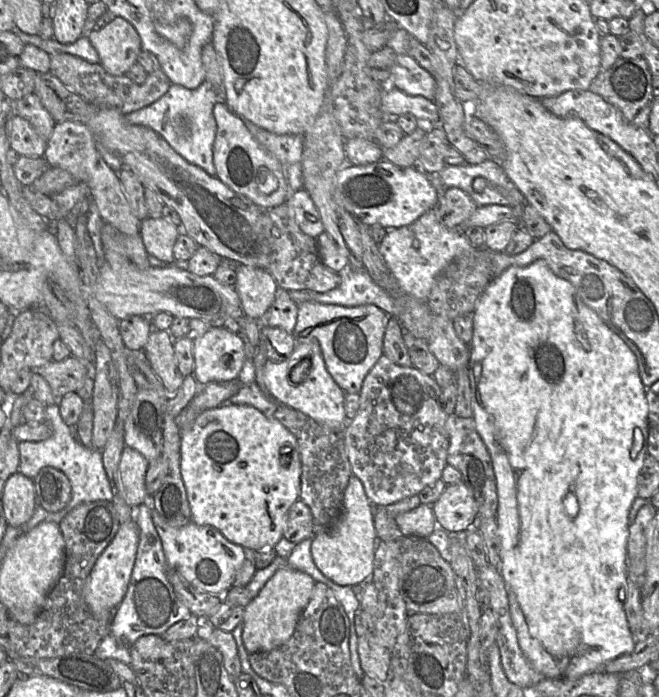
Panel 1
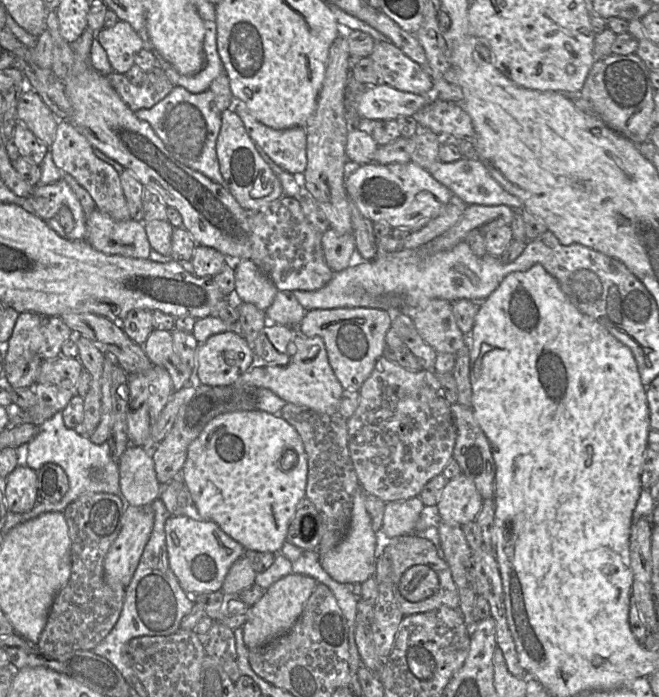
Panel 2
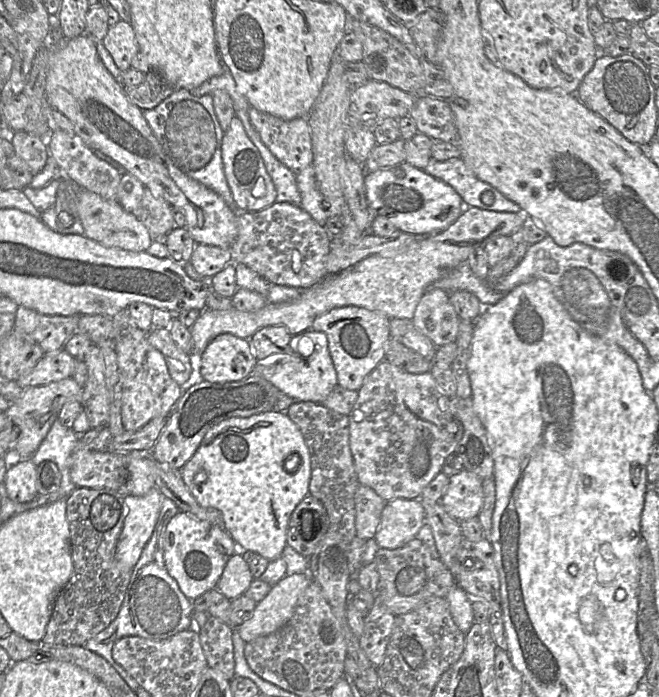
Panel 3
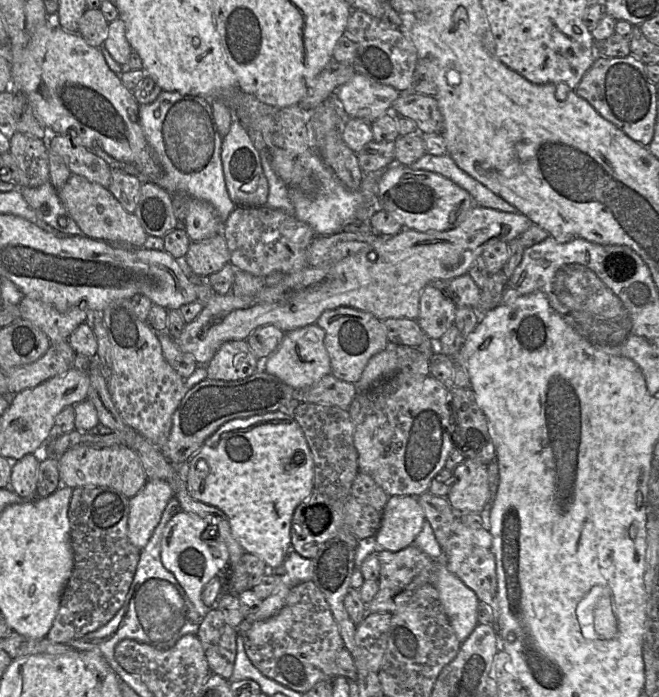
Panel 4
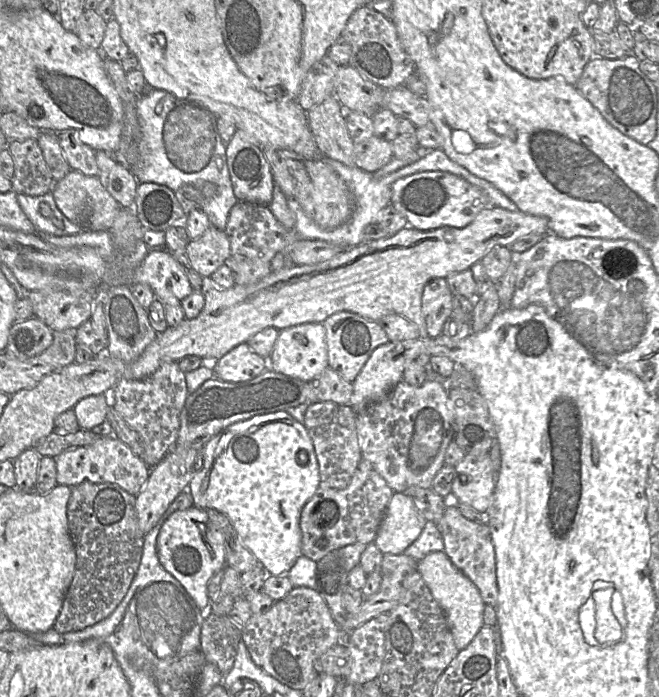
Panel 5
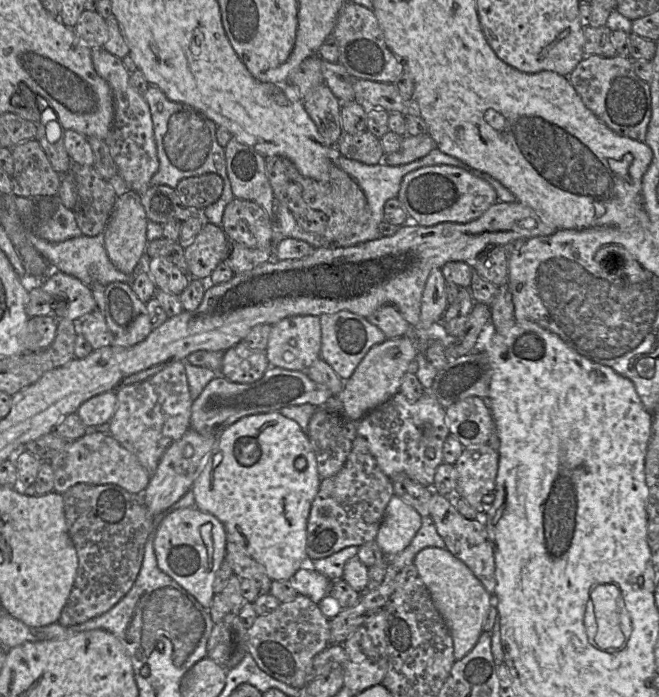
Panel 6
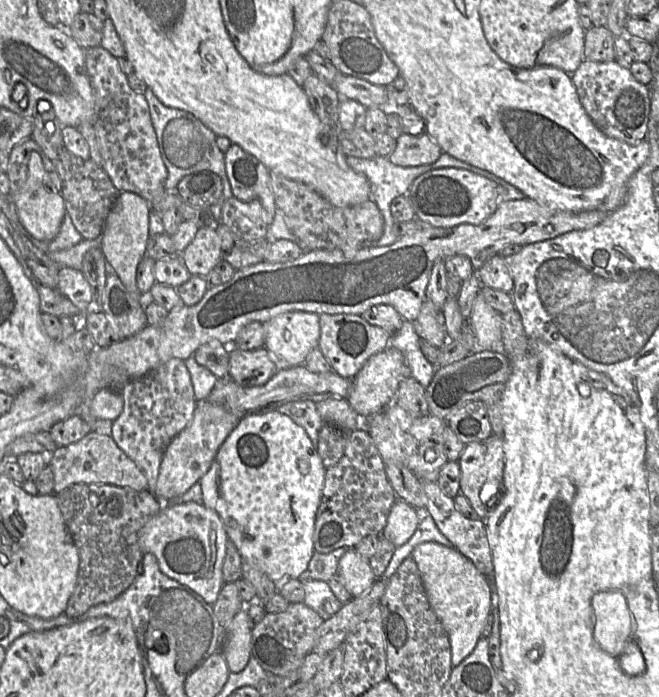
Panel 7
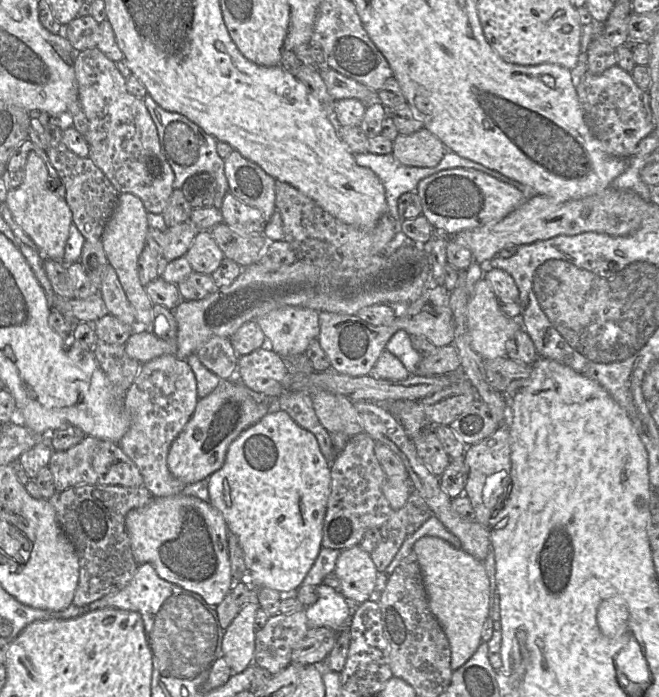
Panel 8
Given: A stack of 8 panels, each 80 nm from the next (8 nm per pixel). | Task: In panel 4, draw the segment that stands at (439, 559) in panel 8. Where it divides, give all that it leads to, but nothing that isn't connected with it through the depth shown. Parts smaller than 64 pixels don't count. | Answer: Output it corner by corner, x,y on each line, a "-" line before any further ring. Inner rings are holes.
443,560
436,562
433,585
458,640
463,643
478,624
476,594
448,570

